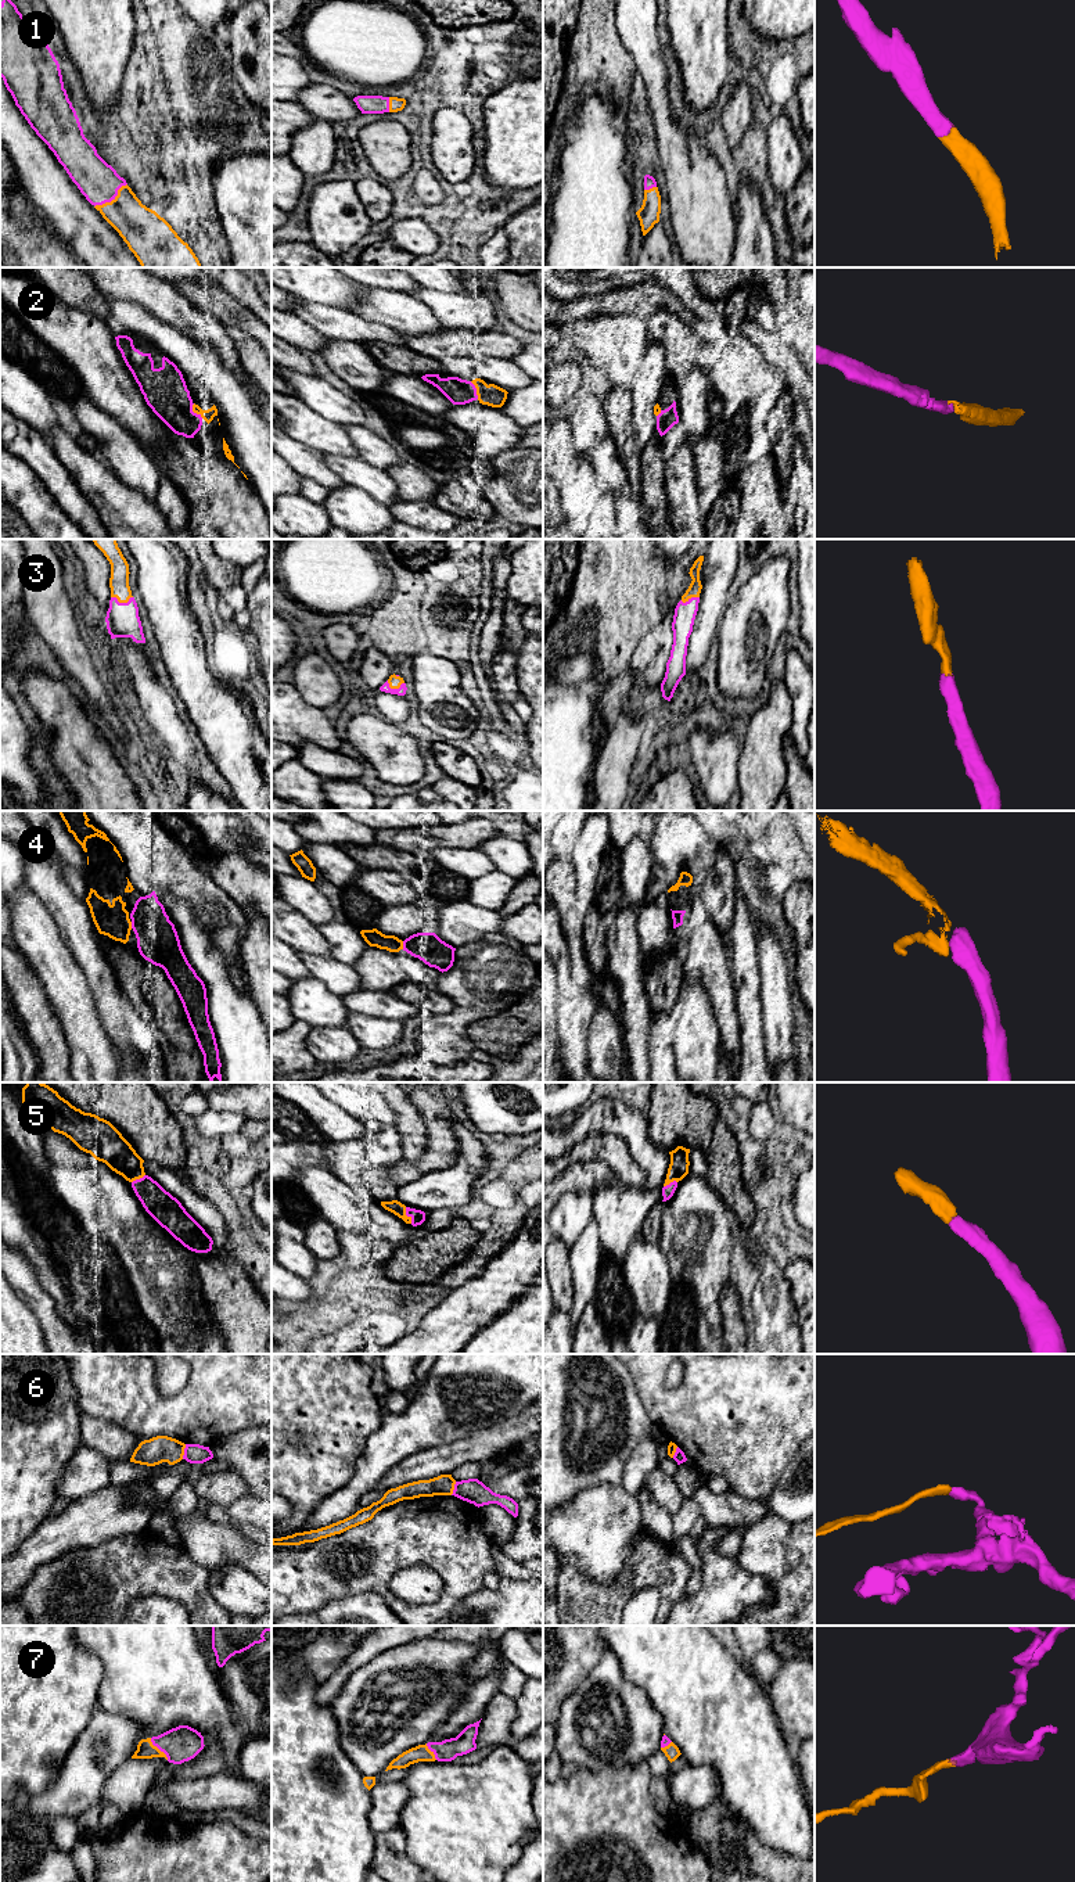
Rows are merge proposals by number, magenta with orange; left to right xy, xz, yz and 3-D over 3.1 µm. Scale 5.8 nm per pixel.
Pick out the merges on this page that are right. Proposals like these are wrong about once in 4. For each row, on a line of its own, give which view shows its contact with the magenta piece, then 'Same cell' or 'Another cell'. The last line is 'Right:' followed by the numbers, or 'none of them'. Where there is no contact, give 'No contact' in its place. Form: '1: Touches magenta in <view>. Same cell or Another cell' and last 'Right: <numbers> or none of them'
1: Touches magenta in xy. Same cell
2: Touches magenta in xy. Same cell
3: Touches magenta in xy. Same cell
4: Touches magenta in xz. Same cell
5: Touches magenta in xz. Same cell
6: Touches magenta in xy. Another cell
7: Touches magenta in xy. Same cell
Right: 1, 2, 3, 4, 5, 7

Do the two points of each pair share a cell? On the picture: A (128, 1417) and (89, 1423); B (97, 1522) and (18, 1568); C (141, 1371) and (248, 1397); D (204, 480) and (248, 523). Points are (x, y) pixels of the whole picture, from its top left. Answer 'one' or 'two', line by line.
A: two
B: one
C: one
D: one

